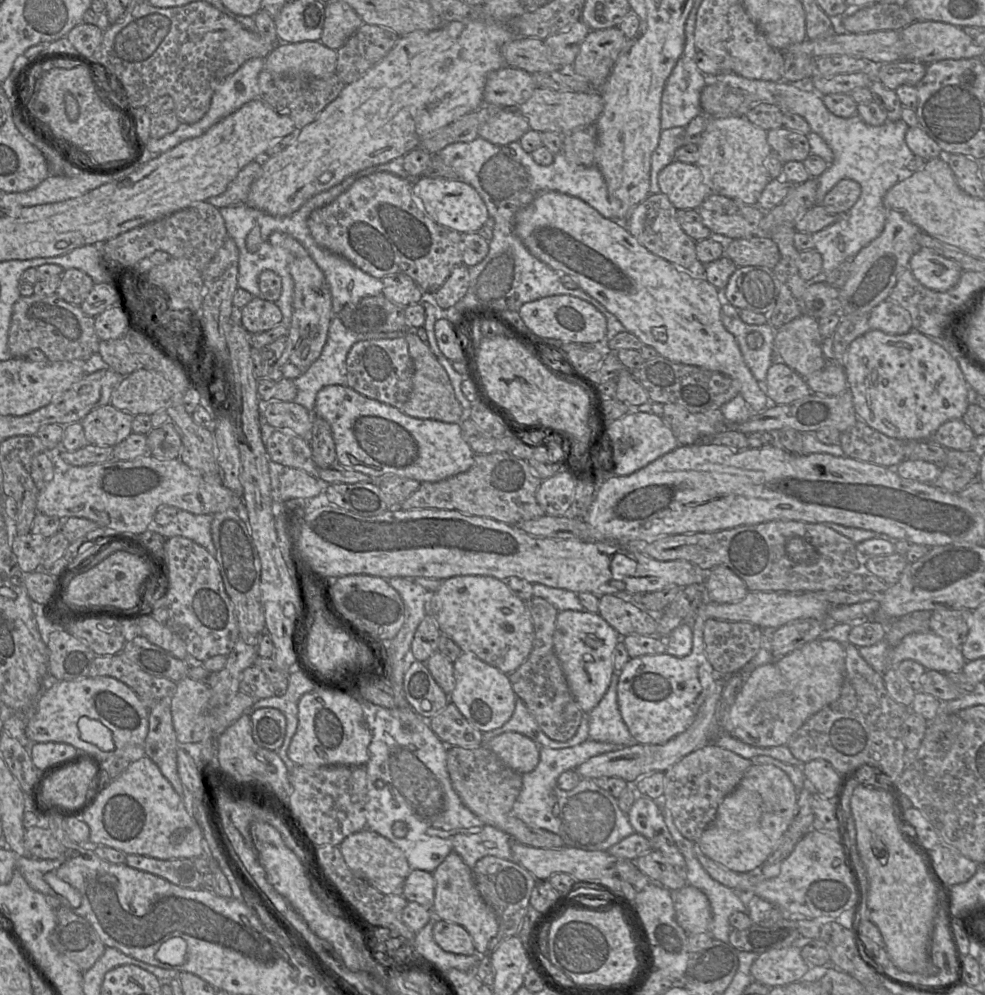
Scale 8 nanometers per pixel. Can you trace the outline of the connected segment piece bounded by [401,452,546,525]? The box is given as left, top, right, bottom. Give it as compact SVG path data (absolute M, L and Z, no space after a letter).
M509 452L474 454L473 464L466 472L438 482L421 482L419 488L401 504L401 509L458 510L467 515L488 517L516 525L546 514L535 497L541 482L526 460Z

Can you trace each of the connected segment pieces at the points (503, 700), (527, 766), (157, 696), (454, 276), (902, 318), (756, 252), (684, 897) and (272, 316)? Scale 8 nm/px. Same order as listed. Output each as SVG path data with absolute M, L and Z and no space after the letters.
M462 652L453 665L455 687L449 695L449 702L482 733L502 727L512 717L517 700L508 675L472 653Z
M504 732L493 738L487 747L510 769L526 774L533 771L540 759L540 747L518 732Z
M122 653L113 656L96 656L88 675L110 676L123 682L138 695L149 710L160 700L171 699L177 683L144 672L136 664L127 660Z
M461 264L456 266L444 284L433 292L433 297L441 309L449 309L464 297L469 286L469 267Z
M886 299L868 314L871 329L887 334L905 334L912 329L912 320L906 309L895 301Z
M750 237L725 241L724 256L730 258L737 267L763 266L772 270L780 260L779 248L770 237Z
M688 884L672 893L676 920L687 935L709 932L712 911L707 896Z
M254 297L241 308L242 326L250 334L270 330L281 323L282 319L282 313L276 303L262 297Z

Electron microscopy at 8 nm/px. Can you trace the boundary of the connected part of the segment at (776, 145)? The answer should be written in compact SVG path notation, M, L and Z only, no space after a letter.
M779 128L767 131L767 141L772 151L776 152L783 163L789 161L803 162L810 154L807 134Z

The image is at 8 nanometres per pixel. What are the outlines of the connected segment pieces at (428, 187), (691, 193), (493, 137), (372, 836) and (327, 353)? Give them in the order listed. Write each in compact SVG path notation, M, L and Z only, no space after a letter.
M426 176L414 178L412 194L431 219L461 234L477 232L490 217L487 206L477 190L460 179Z
M674 160L658 174L658 185L677 210L696 209L711 194L696 164Z
M504 108L479 129L480 137L496 145L519 141L530 129L528 120L514 108Z
M367 828L346 837L339 845L350 870L383 894L402 895L410 865L403 851L387 838Z
M333 316L326 343L322 349L321 355L305 370L302 371L294 364L287 362L280 369L284 378L293 380L297 387L297 395L294 402L304 406L308 411L314 412L317 393L325 386L329 385L342 385L347 386L347 369L346 359L351 347L358 341L372 340L372 339L394 339L405 336L403 331L391 332L366 332L356 333L349 330L338 316Z

